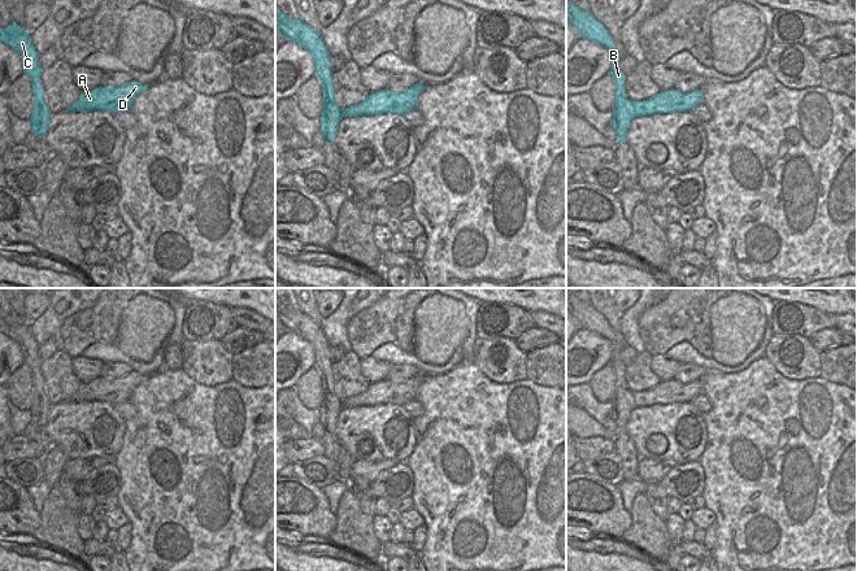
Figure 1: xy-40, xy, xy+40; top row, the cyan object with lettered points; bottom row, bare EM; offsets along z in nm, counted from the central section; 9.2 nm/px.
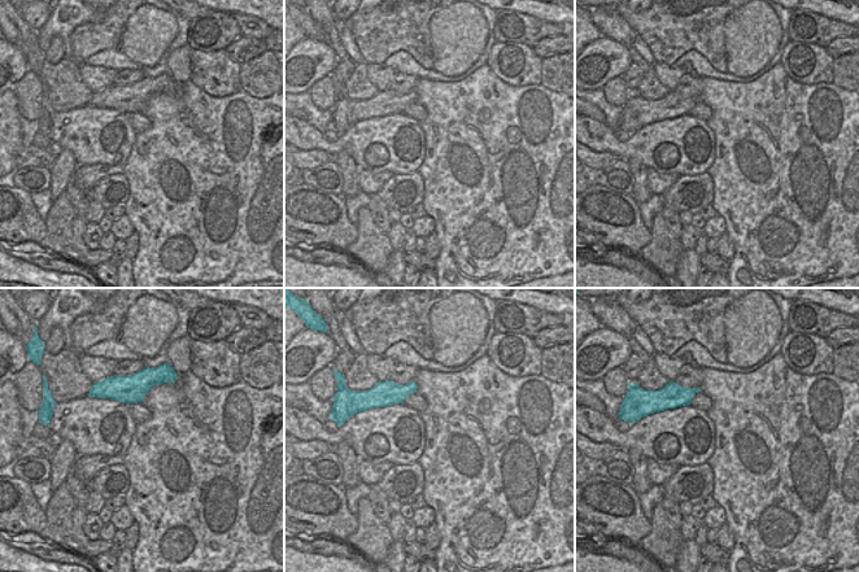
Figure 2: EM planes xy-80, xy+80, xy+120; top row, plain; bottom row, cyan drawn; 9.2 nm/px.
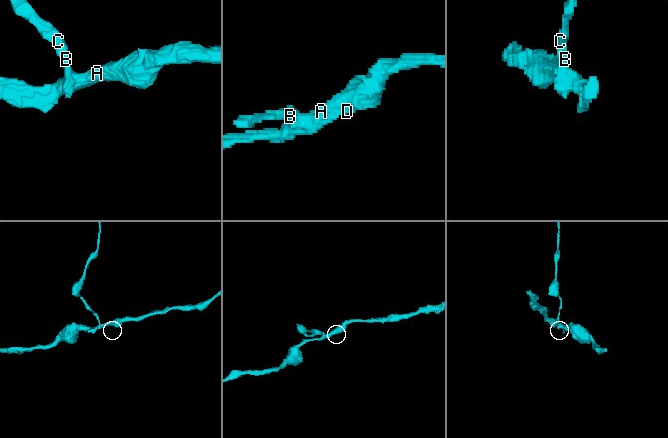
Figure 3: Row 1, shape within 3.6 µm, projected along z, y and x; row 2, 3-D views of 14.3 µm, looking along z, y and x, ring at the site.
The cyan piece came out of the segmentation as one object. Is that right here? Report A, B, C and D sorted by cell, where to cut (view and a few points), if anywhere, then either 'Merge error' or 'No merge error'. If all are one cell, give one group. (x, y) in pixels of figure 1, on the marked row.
Groups: A D / B C. Split along xy+40 (633, 101), (635, 116). Merge error.

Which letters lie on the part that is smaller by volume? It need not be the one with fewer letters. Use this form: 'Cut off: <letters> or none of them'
Cut off: B, C.

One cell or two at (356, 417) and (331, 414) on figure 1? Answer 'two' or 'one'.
two

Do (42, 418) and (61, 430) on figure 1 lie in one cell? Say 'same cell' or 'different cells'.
different cells

